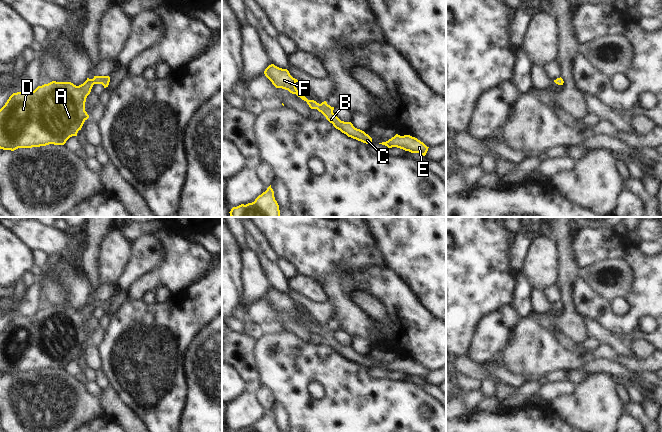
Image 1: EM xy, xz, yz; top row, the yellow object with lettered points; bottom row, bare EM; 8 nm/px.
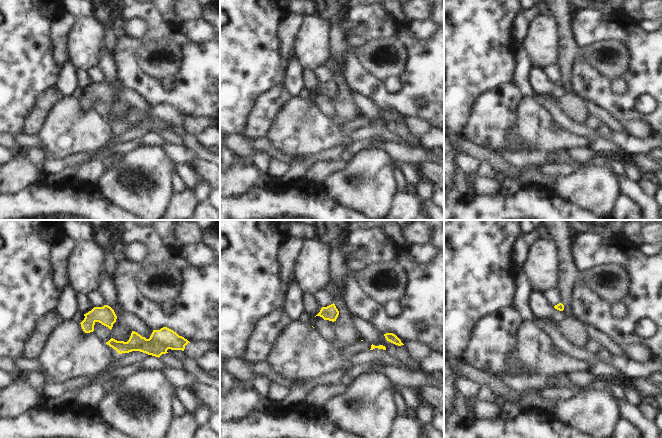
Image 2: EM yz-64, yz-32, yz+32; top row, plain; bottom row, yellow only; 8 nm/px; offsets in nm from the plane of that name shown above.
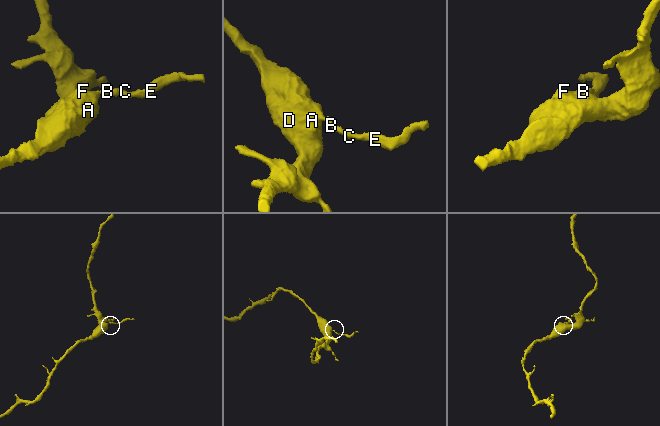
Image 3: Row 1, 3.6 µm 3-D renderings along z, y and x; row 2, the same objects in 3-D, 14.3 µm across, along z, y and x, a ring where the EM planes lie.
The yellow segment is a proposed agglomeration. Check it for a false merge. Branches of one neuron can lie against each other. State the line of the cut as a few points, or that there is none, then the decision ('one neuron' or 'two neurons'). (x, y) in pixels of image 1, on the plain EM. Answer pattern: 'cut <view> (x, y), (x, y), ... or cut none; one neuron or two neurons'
cut none; one neuron

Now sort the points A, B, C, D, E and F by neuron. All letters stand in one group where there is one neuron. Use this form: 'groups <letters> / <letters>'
groups A B C D E F

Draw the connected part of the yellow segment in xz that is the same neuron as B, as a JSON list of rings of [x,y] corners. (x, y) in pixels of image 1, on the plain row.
[[[271,288],[265,293],[264,298],[276,312],[282,312],[288,314],[292,318],[296,318],[302,324],[306,325],[311,333],[317,333],[321,336],[336,353],[340,354],[348,361],[366,368],[372,367],[372,362],[364,355],[355,352],[351,346],[341,345],[333,337],[334,331],[328,329],[326,325],[319,328],[314,324],[308,324],[304,319],[300,318],[295,310],[295,307],[299,305],[293,302],[287,293],[282,293]]]

